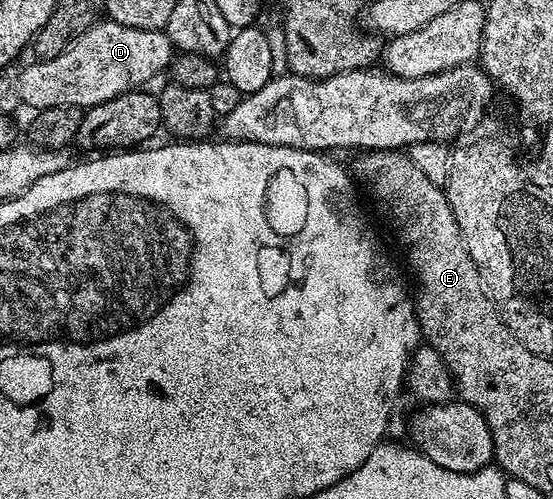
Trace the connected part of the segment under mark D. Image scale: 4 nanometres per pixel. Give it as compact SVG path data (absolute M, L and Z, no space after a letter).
M98 20L85 34L79 34L72 44L53 58L32 60L18 78L18 93L21 103L33 106L39 112L46 108L59 106L78 106L87 108L114 100L114 96L127 94L128 91L147 87L151 78L167 71L174 61L174 47L164 30L139 30L129 26L120 26L111 20Z

